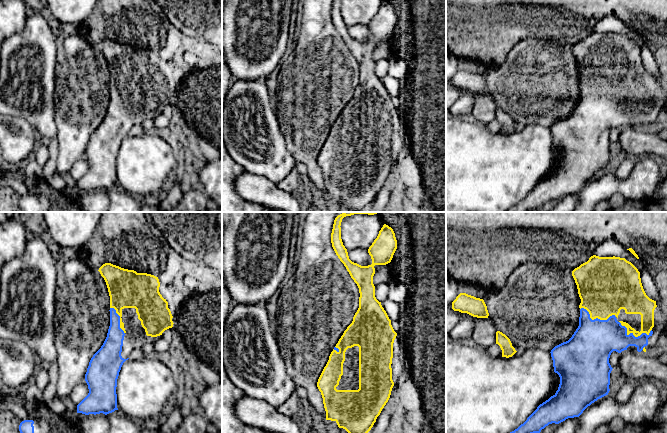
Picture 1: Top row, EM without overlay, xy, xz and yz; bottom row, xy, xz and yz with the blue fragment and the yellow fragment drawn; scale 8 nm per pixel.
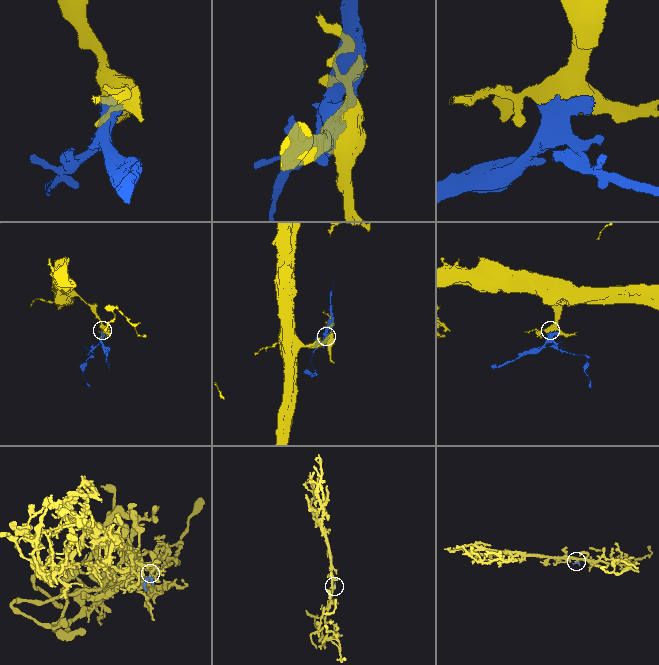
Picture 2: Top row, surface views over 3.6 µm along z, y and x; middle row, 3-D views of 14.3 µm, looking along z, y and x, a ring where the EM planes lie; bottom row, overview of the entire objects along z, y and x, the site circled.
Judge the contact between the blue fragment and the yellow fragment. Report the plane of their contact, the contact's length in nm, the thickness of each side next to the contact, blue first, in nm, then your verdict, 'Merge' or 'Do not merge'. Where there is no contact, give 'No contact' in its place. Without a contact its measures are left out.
Touches blue in yz. Shared border 280 nm. Thickness 280 nm (blue) against 180 nm. Merge

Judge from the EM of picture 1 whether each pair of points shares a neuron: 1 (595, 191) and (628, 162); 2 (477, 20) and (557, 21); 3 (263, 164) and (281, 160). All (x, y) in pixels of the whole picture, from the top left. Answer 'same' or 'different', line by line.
1: different
2: same
3: same

